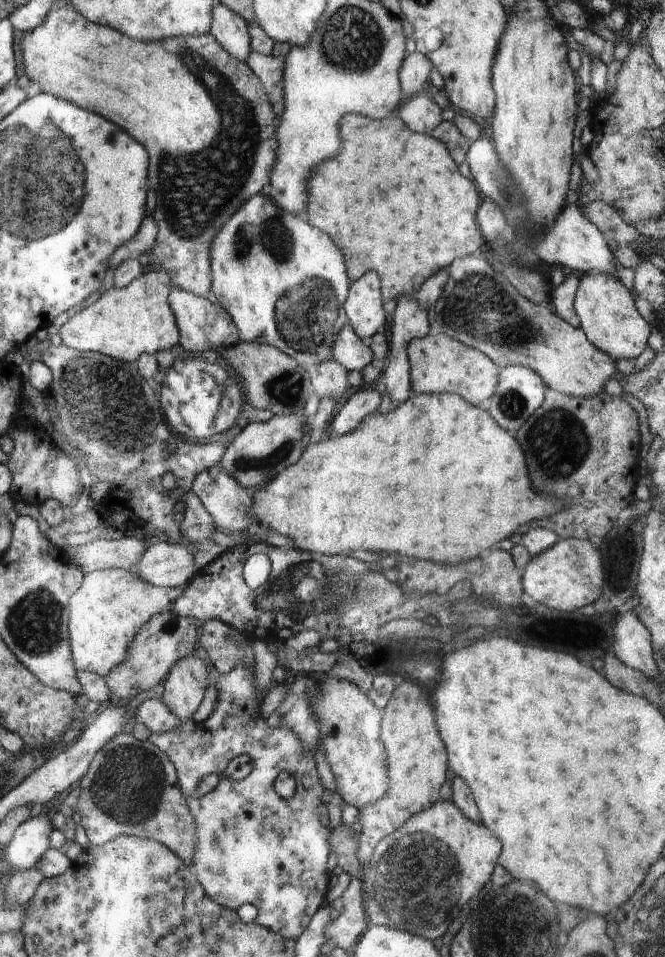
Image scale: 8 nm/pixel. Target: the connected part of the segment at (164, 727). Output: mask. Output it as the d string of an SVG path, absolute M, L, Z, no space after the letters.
M148 698L143 701L138 706L136 719L141 721L151 734L162 734L162 732L174 730L181 727L182 723L161 698Z

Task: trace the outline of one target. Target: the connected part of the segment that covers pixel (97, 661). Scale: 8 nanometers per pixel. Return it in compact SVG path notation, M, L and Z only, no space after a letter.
M98 569L84 578L84 590L72 598L72 650L75 664L82 672L106 677L115 665L124 661L136 633L155 617L169 610L184 592L183 588L154 586L144 582L135 571Z

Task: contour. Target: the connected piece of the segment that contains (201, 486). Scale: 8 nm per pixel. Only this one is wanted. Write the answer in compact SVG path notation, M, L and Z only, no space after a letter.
M220 464L197 474L194 477L191 490L200 499L206 512L214 520L215 527L226 533L244 532L248 526L257 522L256 516L248 514L248 510L252 508L252 494L244 486L240 486L240 482L236 482L230 474L226 474L220 468Z

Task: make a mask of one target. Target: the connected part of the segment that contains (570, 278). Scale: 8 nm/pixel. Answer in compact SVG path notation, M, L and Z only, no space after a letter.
M571 272L558 287L551 287L551 307L554 313L563 318L574 328L581 328L578 315L574 308L574 297L578 288L579 278Z

